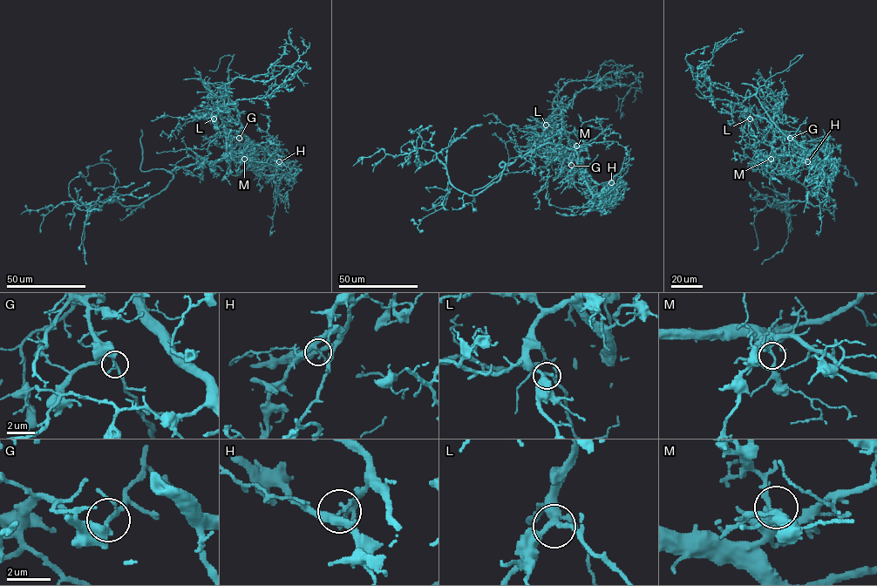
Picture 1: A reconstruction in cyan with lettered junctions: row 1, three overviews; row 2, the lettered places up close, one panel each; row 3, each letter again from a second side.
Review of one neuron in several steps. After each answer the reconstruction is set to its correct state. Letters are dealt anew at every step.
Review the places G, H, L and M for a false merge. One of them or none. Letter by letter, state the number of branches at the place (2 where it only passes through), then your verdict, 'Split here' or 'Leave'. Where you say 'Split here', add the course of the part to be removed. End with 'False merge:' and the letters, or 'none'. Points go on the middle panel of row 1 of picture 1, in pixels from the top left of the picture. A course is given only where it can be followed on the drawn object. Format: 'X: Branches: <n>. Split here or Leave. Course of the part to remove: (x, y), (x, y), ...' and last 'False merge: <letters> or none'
G: Branches: 3. Leave
H: Branches: 3. Split here. Course of the part to remove: (611, 182), (596, 183), (575, 160), (553, 121), (553, 101), (568, 82), (615, 80), (631, 87), (624, 114)
L: Branches: 3. Leave
M: Branches: 3. Leave
False merge: H

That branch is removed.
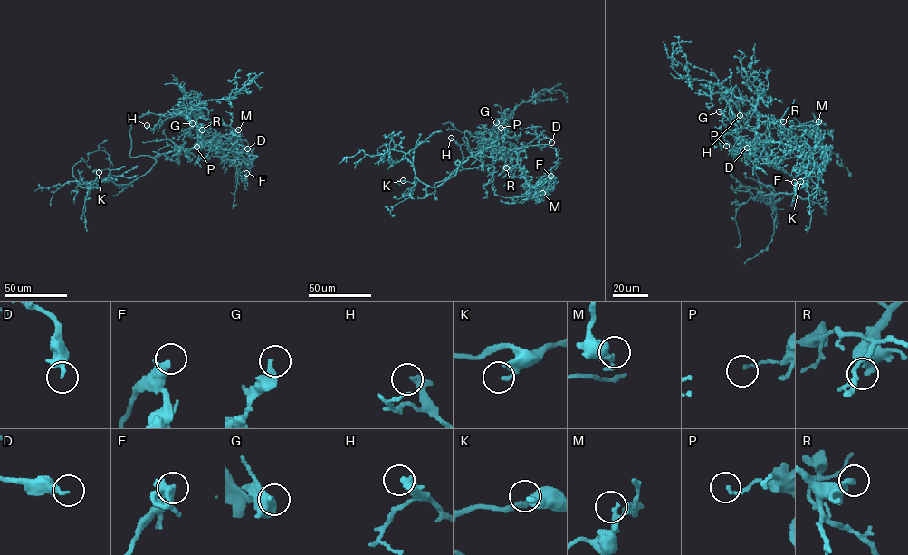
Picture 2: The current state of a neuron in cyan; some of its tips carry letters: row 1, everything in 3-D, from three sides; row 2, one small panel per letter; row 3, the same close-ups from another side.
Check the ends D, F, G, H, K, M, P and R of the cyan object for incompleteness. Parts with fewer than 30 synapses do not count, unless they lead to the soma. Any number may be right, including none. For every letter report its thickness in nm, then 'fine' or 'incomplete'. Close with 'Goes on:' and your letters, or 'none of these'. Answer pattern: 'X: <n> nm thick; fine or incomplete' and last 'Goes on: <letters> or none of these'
D: 320 nm thick; fine
F: 380 nm thick; fine
G: 320 nm thick; incomplete
H: 400 nm thick; fine
K: 200 nm thick; fine
M: 190 nm thick; fine
P: 120 nm thick; fine
R: 400 nm thick; fine
Goes on: G

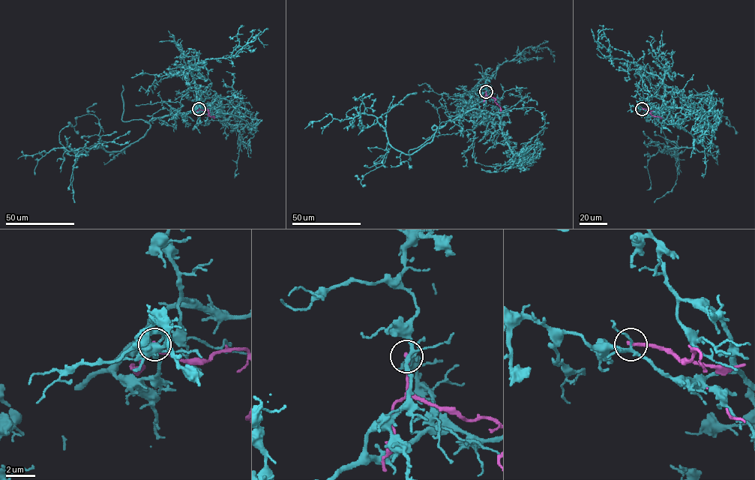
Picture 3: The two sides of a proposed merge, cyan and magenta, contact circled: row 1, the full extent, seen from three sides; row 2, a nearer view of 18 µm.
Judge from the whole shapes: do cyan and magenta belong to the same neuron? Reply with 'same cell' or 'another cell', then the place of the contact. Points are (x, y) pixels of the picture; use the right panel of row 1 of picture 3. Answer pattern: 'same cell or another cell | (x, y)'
another cell | (642, 109)

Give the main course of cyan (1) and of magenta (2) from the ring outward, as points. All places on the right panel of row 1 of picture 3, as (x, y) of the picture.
1: (642, 108), (677, 118), (678, 125), (705, 148), (664, 148), (679, 159)
2: (642, 108), (648, 109), (651, 115), (662, 118)

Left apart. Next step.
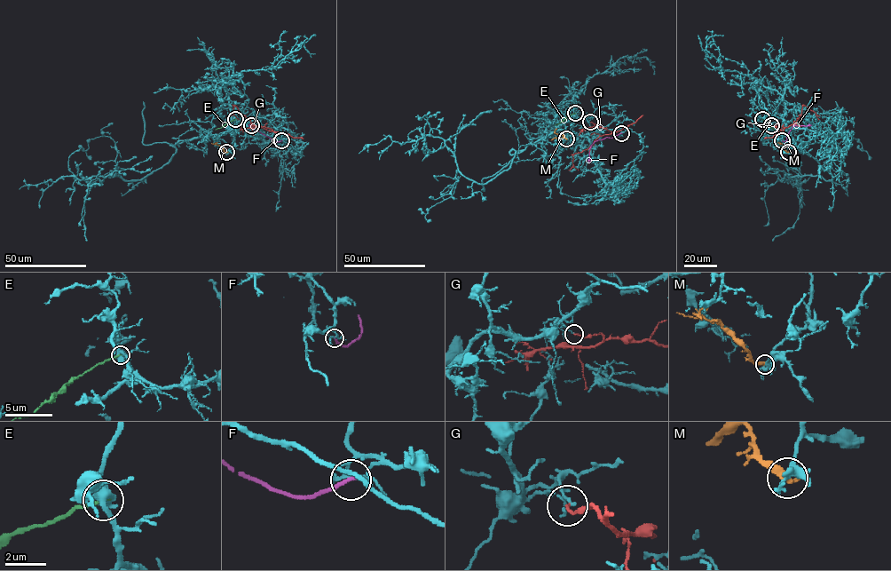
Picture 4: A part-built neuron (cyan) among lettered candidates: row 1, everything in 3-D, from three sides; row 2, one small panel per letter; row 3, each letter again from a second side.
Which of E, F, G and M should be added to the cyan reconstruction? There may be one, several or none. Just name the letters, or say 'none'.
none

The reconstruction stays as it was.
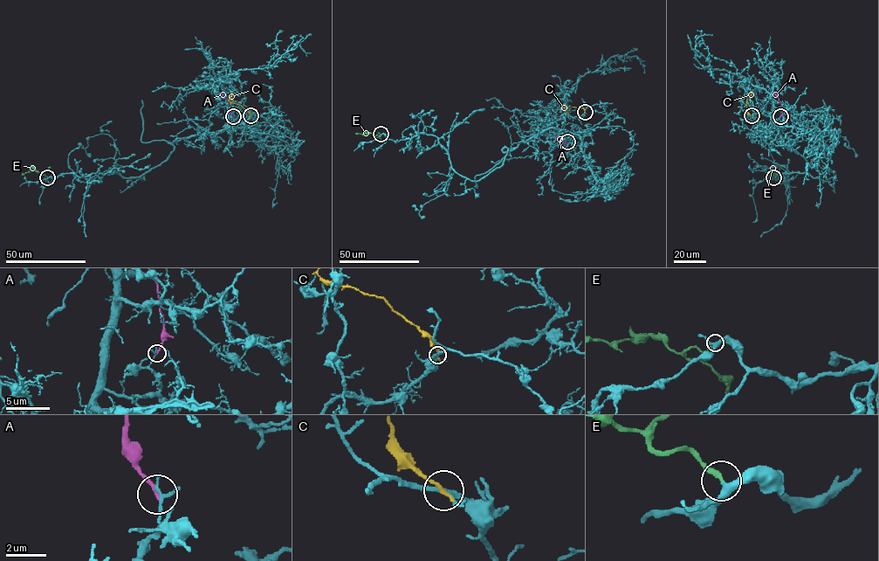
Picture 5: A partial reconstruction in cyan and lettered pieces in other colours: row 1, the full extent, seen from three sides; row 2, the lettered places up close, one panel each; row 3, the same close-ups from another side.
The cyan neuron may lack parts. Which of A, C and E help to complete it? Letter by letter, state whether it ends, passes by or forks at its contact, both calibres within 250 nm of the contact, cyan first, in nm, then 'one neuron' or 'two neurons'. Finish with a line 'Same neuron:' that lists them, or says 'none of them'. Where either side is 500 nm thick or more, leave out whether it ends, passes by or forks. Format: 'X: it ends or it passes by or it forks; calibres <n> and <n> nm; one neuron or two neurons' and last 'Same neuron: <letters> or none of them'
A: it ends; calibres 140 and 180 nm; two neurons
C: it ends; calibres 200 and 220 nm; two neurons
E: it ends; calibres 320 and 240 nm; one neuron
Same neuron: E

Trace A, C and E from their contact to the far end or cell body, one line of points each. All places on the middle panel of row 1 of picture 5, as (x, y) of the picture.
A: (567, 141), (556, 135)
C: (585, 112), (580, 107), (563, 107), (568, 111)
E: (381, 134), (374, 135), (355, 133)

